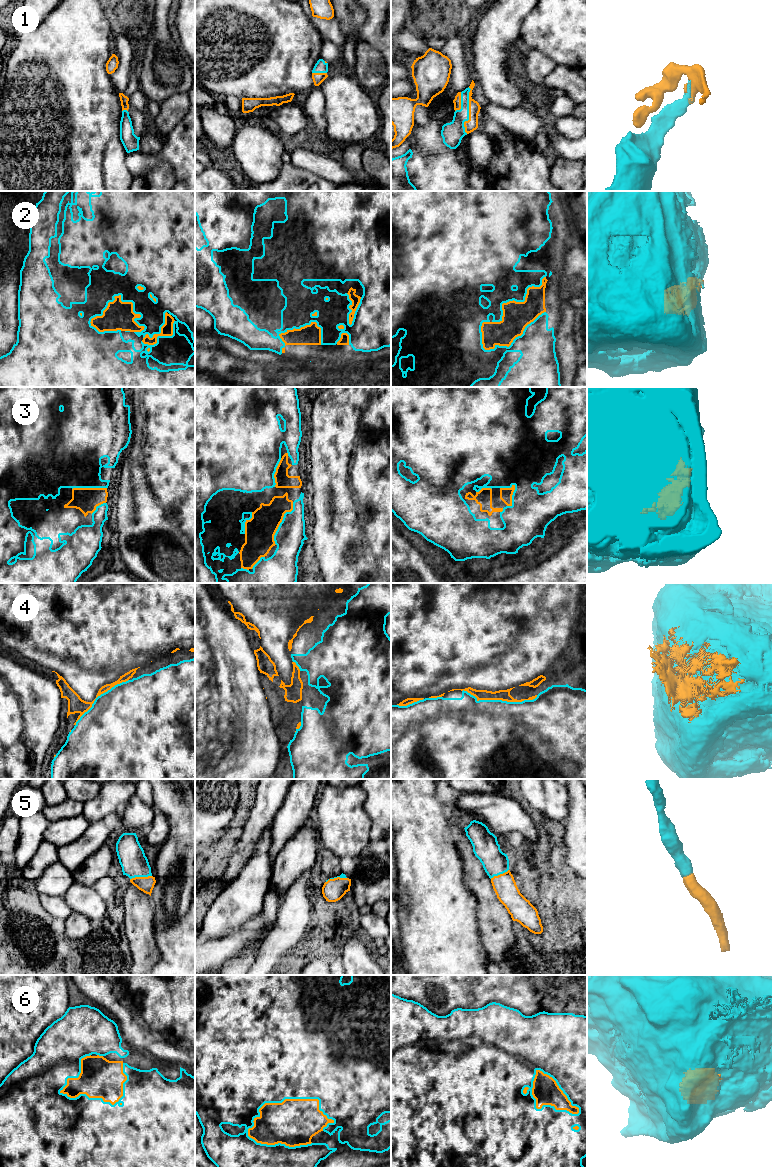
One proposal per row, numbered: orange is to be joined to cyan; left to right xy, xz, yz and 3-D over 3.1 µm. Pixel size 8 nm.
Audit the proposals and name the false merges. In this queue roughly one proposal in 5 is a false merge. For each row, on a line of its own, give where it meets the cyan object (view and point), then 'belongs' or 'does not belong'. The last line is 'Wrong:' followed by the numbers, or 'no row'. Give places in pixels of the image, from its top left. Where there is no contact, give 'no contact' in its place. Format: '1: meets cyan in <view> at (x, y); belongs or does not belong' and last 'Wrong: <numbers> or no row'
1: meets cyan in yz at (468, 111); belongs
2: meets cyan in xy at (122, 301); belongs
3: meets cyan in xz at (281, 522); belongs
4: meets cyan in yz at (500, 700); belongs
5: meets cyan in xy at (140, 876); belongs
6: meets cyan in xz at (286, 1098); belongs
Wrong: no row

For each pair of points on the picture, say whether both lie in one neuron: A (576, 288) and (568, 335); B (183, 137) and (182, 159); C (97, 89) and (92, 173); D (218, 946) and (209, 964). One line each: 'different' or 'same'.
A: different
B: same
C: same
D: same

